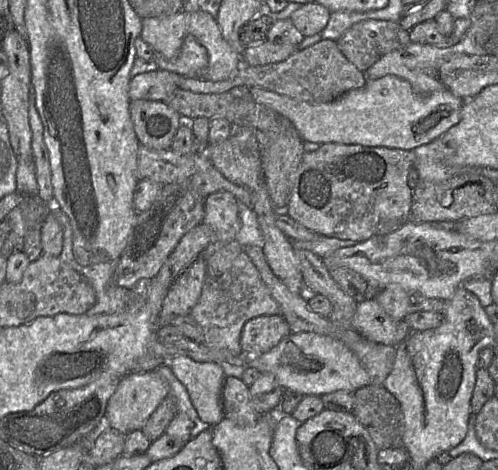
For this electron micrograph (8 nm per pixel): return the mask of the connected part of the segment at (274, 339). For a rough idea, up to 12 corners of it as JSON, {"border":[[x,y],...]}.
{"border":[[281,315],[245,323],[245,356],[260,356],[292,334]]}

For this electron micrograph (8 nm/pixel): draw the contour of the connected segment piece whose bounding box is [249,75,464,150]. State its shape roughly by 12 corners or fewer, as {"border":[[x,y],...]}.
{"border":[[394,75],[328,103],[252,99],[304,141],[413,150],[461,118],[449,91]]}

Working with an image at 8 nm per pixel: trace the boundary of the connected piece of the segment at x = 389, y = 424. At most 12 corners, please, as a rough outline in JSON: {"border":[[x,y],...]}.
{"border":[[384,387],[353,392],[351,413],[379,450],[403,447],[403,415]]}

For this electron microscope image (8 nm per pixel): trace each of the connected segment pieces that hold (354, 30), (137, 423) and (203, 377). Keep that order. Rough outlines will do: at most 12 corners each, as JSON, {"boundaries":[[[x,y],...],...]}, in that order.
{"boundaries":[[[364,20],[336,41],[365,72],[411,43],[409,30]],[[156,371],[121,378],[104,425],[141,430],[167,397]],[[175,356],[169,366],[201,421],[224,419],[218,363]]]}

